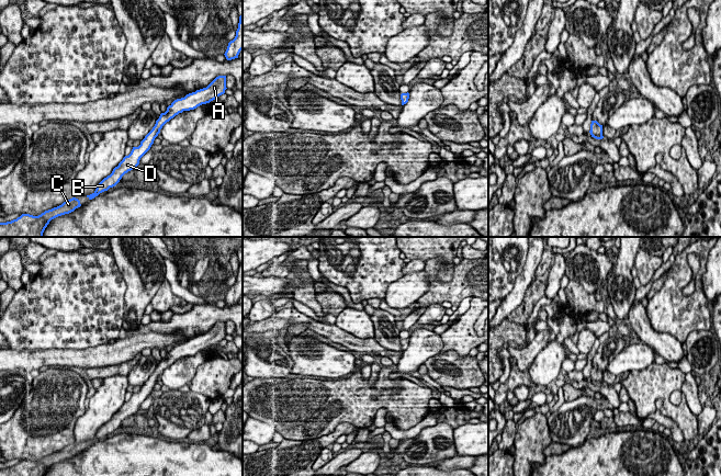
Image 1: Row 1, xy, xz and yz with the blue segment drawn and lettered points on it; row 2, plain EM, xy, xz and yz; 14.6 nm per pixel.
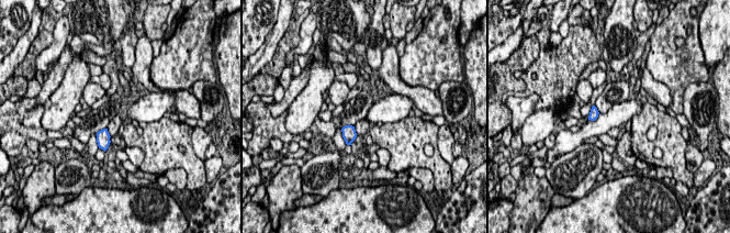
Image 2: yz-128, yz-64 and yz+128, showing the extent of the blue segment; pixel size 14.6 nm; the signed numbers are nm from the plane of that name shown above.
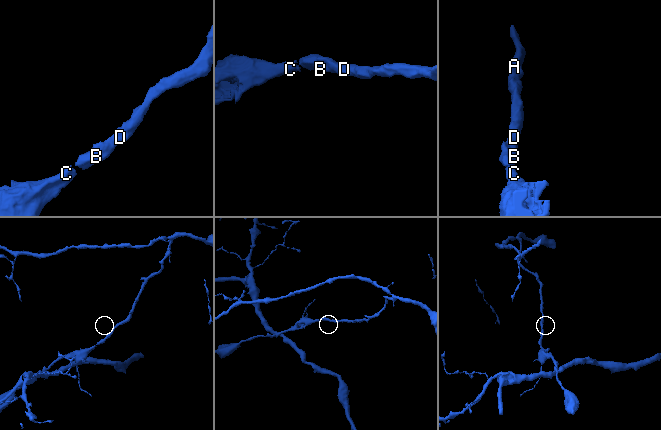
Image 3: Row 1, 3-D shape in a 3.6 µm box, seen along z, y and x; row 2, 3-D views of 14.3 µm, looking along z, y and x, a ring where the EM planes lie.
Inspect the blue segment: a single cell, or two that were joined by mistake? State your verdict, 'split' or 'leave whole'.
split

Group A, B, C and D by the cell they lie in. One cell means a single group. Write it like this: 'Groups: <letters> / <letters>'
Groups: A / B C D

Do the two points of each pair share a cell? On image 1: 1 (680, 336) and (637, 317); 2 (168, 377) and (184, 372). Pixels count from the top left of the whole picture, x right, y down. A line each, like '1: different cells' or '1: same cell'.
1: different cells
2: same cell

